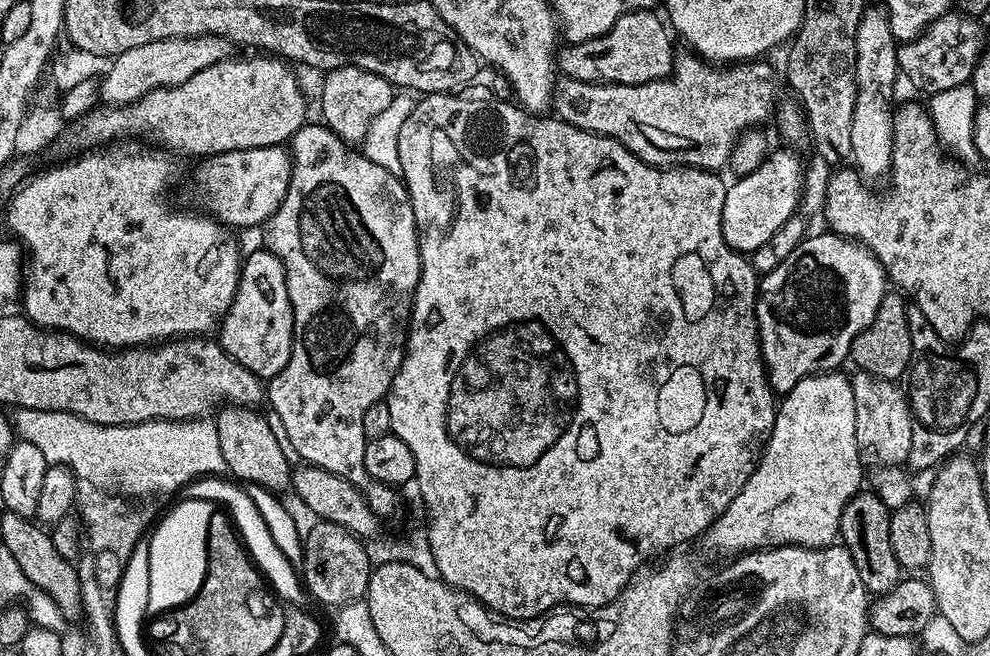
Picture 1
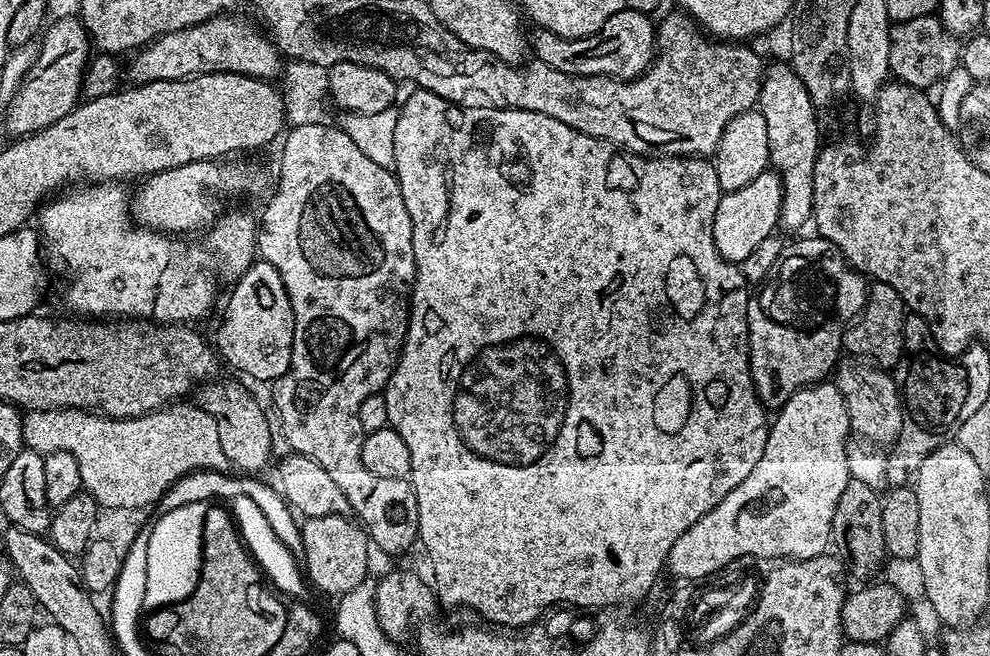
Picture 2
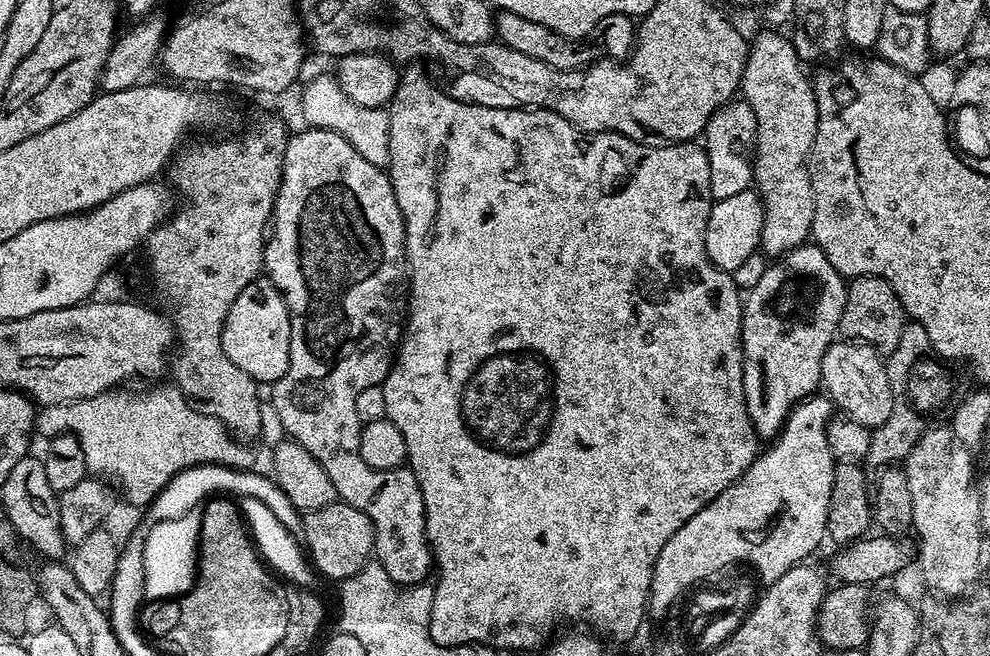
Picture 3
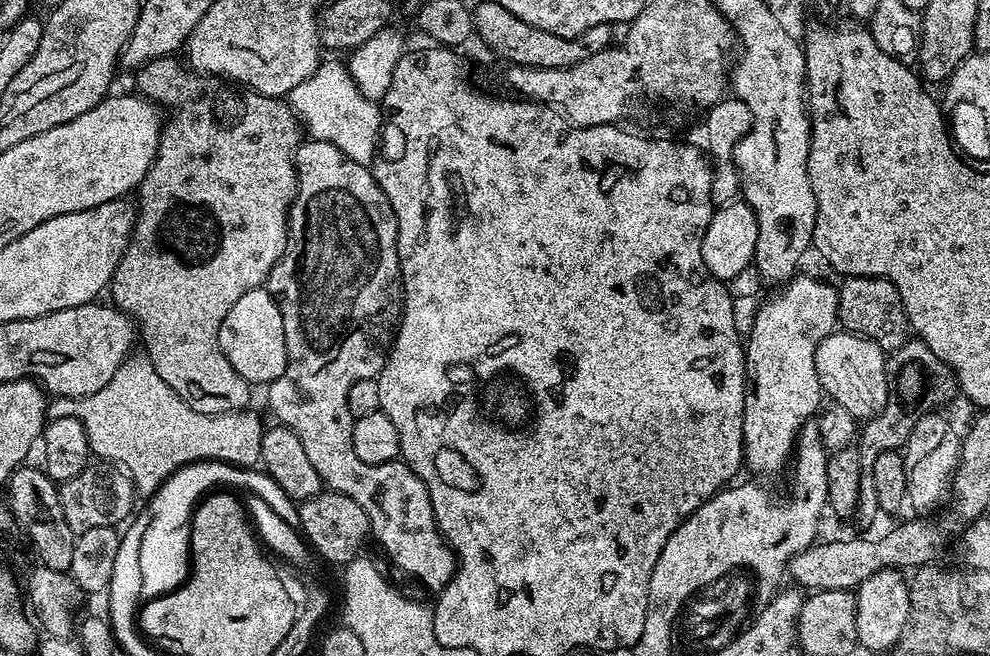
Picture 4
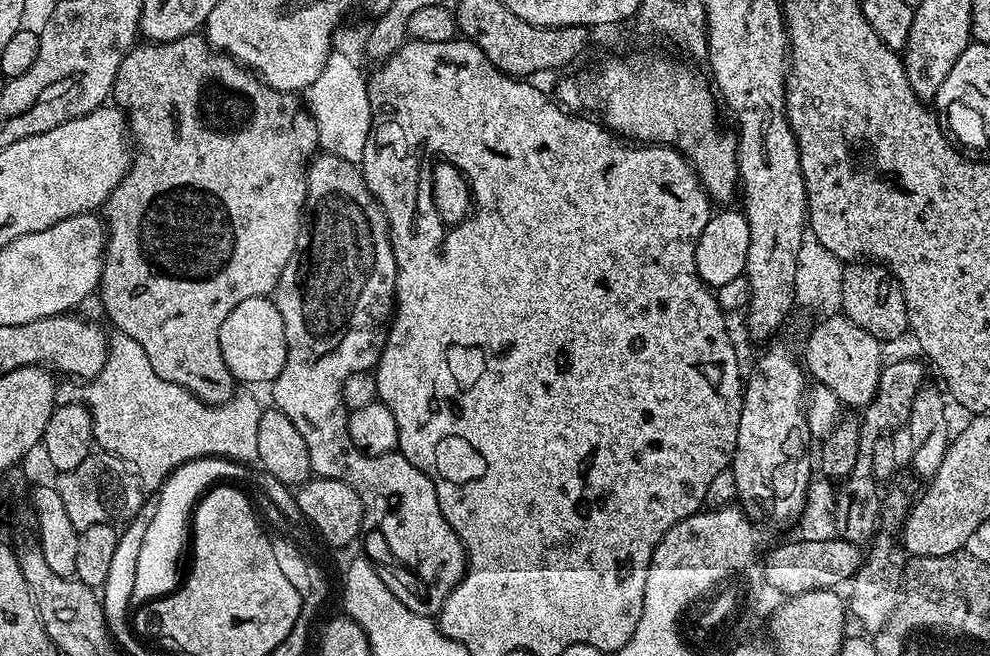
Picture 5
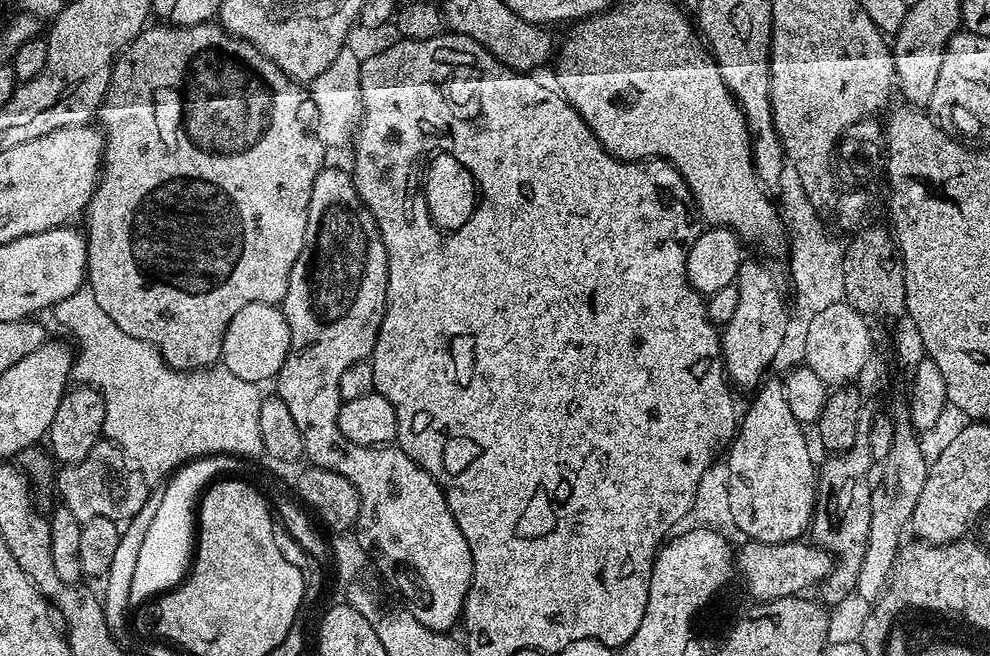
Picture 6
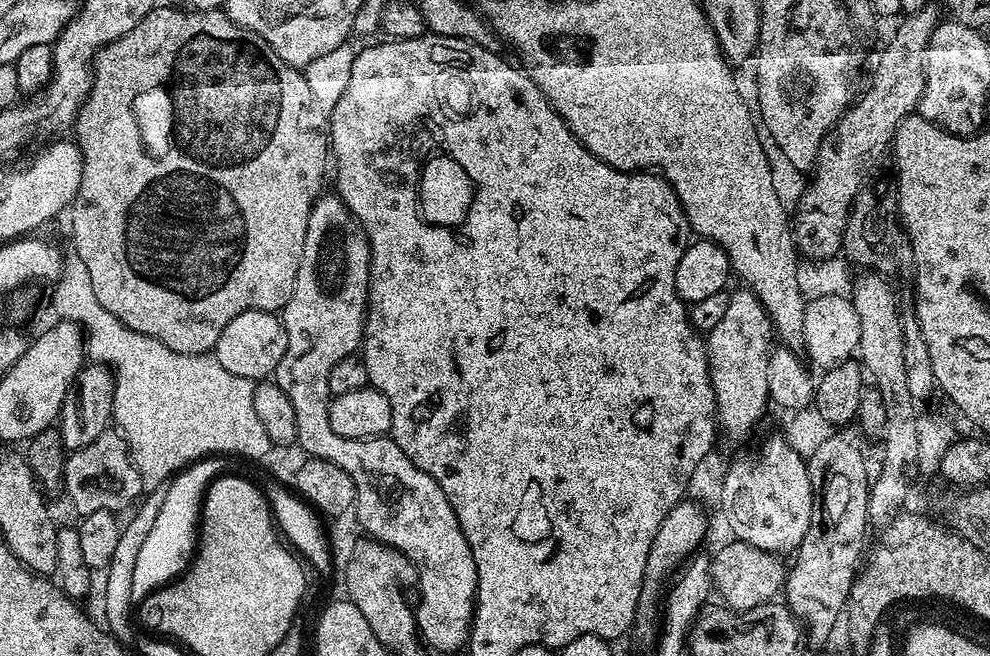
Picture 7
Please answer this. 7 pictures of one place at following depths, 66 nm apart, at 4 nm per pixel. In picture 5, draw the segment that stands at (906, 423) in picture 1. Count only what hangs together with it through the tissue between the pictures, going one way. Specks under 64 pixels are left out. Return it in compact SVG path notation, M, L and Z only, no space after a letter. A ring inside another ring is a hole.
M828 314L813 330L804 344L802 364L807 375L822 386L829 387L837 395L841 405L863 410L876 396L880 382L881 341L875 340L862 326L850 322L843 314ZM836 315L836 316L832 316ZM813 376L813 378L812 378Z

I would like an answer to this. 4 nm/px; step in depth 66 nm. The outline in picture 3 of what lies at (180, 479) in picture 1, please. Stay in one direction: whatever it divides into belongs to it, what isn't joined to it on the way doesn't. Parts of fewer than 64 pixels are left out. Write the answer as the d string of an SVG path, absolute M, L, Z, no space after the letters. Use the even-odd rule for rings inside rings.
M148 386L145 392L124 392L128 390L113 390L111 392L104 392L101 396L94 398L86 398L85 400L75 400L69 404L50 404L41 407L36 414L36 423L34 425L35 431L44 435L44 438L51 438L53 436L76 436L78 442L82 446L82 454L86 454L86 466L89 473L95 474L97 477L103 478L105 481L112 482L116 479L120 483L120 488L124 491L123 499L129 504L143 509L145 506L151 505L156 496L159 495L161 490L167 486L180 471L184 471L190 467L198 467L201 464L220 464L232 469L251 469L252 464L256 460L256 456L251 452L249 445L244 442L238 442L237 437L229 432L228 428L218 418L202 414L198 410L194 410L188 404L188 399L183 396L175 388L175 386L167 386L168 388L156 388L160 386Z

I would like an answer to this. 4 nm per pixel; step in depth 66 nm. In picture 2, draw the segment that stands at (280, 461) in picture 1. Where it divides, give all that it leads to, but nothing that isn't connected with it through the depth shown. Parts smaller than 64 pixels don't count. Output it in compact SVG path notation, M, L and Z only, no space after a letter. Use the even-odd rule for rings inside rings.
M213 378L197 387L194 392L194 400L198 407L206 414L210 414L216 420L218 426L218 438L222 441L222 451L226 453L229 465L233 469L239 470L244 474L260 474L260 471L272 460L272 432L274 436L274 424L264 413L264 408L252 397L252 392L247 388L247 383L236 380L220 380Z

